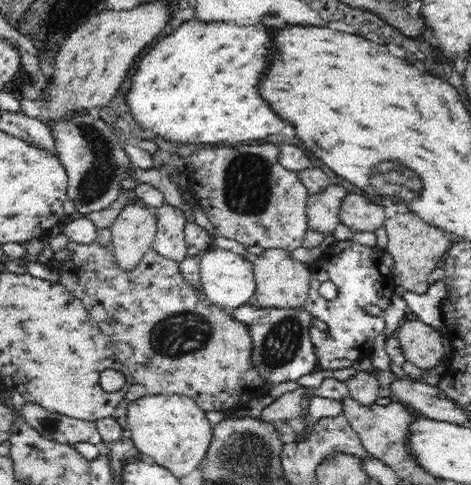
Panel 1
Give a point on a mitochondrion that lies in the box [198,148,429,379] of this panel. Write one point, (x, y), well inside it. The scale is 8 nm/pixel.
(280, 345)

